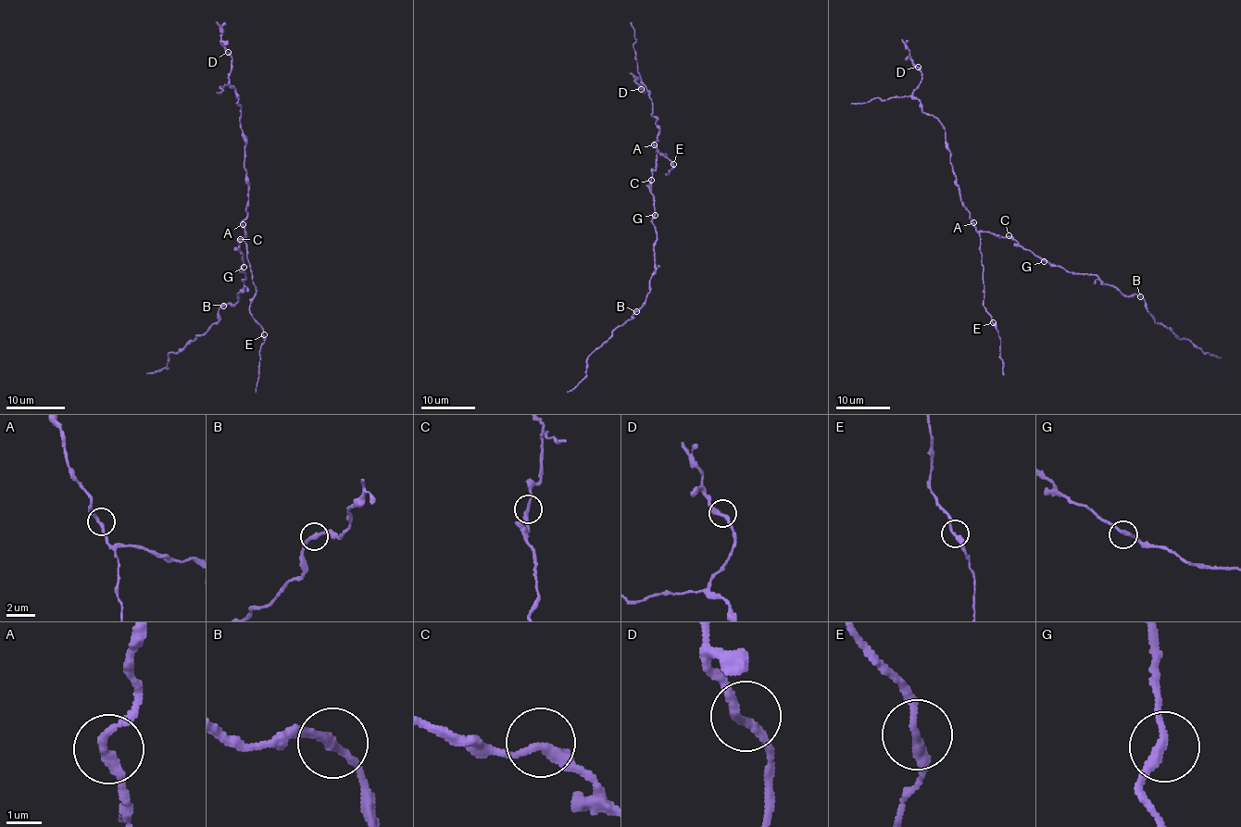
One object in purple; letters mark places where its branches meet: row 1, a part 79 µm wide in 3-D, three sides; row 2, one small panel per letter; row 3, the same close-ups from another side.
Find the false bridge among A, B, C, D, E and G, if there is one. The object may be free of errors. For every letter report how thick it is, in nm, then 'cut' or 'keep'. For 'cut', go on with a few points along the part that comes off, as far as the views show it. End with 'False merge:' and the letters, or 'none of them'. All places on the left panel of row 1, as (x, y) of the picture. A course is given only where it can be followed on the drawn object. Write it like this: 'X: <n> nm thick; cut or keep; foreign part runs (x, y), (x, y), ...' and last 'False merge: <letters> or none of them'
A: 260 nm thick; keep
B: 240 nm thick; keep
C: 280 nm thick; keep
D: 260 nm thick; keep
E: 260 nm thick; keep
G: 240 nm thick; keep
False merge: none of them

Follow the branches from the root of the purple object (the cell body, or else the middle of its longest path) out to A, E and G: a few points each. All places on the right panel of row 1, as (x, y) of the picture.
A: (1018, 244), (1009, 237), (978, 231), (973, 222)
E: (1018, 244), (1009, 237), (979, 232), (984, 306), (993, 323)
G: (1018, 244), (1044, 261)

